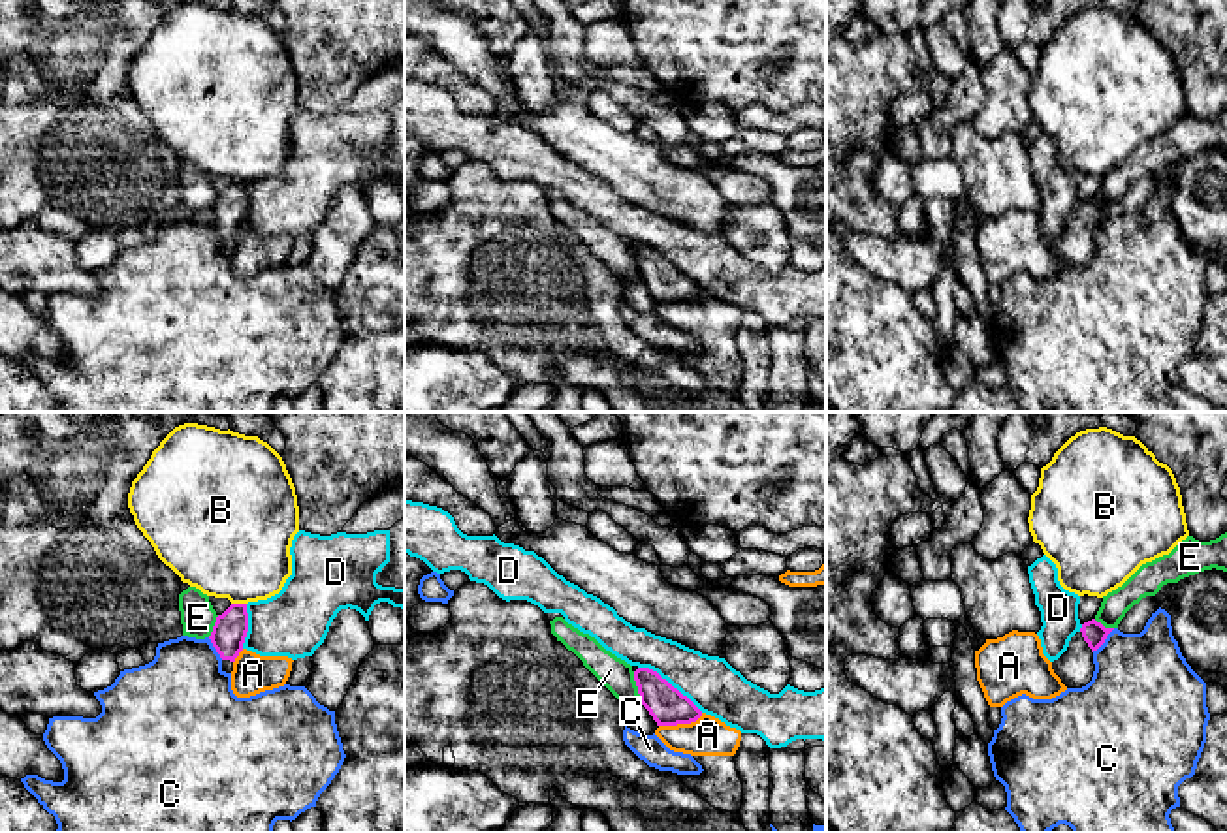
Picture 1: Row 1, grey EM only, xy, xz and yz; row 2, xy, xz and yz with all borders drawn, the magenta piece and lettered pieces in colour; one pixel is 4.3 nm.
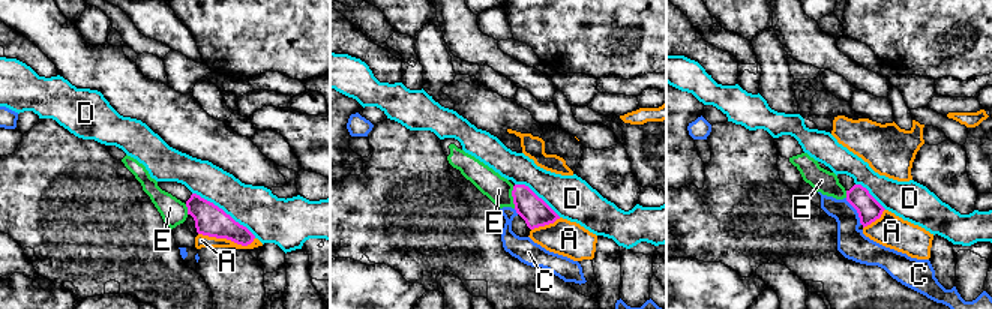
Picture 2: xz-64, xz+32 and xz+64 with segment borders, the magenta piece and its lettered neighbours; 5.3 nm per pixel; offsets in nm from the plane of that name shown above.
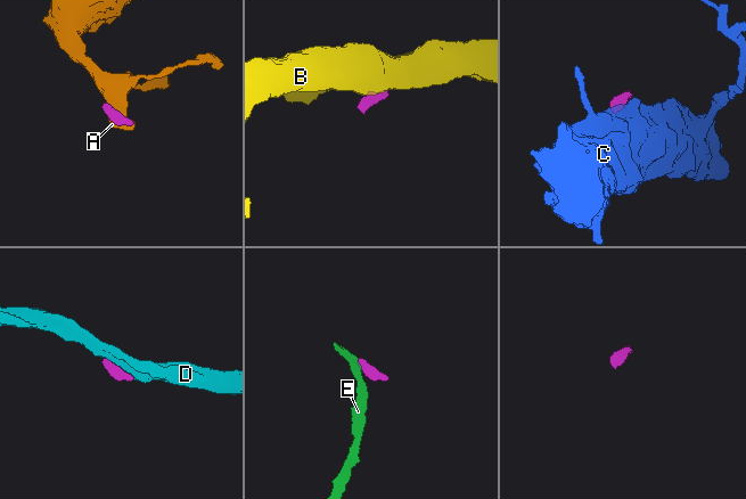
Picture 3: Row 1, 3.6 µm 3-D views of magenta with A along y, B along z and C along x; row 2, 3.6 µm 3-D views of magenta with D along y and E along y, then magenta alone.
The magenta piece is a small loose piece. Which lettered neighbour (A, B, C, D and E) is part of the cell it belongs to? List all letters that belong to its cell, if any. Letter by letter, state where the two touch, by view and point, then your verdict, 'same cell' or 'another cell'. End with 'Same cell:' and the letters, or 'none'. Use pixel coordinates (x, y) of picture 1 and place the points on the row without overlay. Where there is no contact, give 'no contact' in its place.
A: meets magenta in xz at (680, 301); another cell
B: meets magenta in xy at (239, 183); another cell
C: meets magenta in yz at (1103, 220); another cell
D: meets magenta in xz at (669, 262); another cell
E: meets magenta in xz at (637, 264); another cell
Same cell: none

